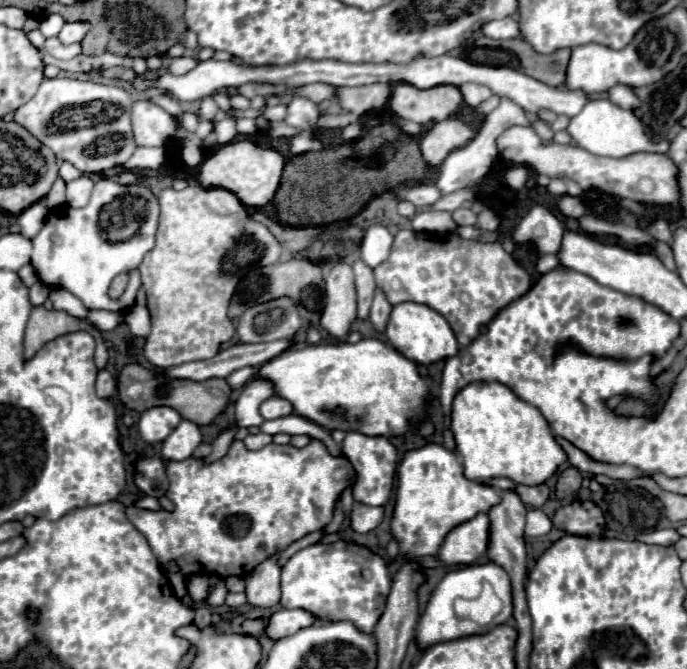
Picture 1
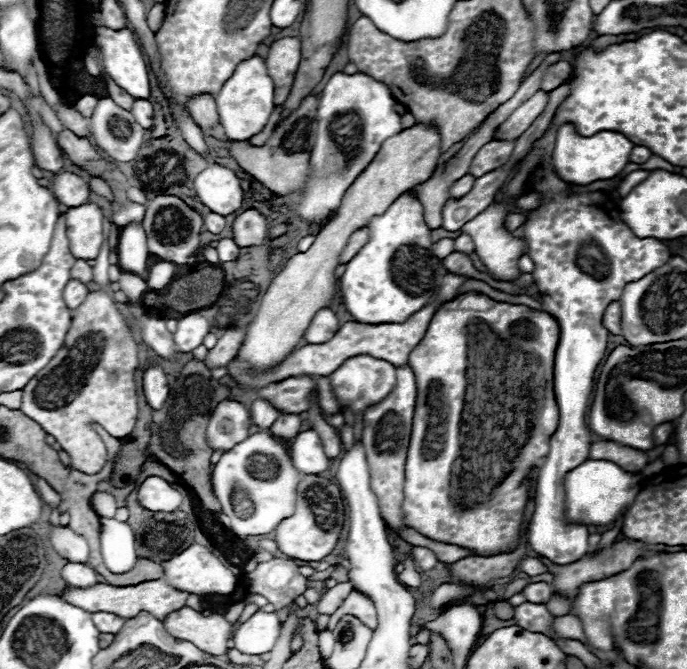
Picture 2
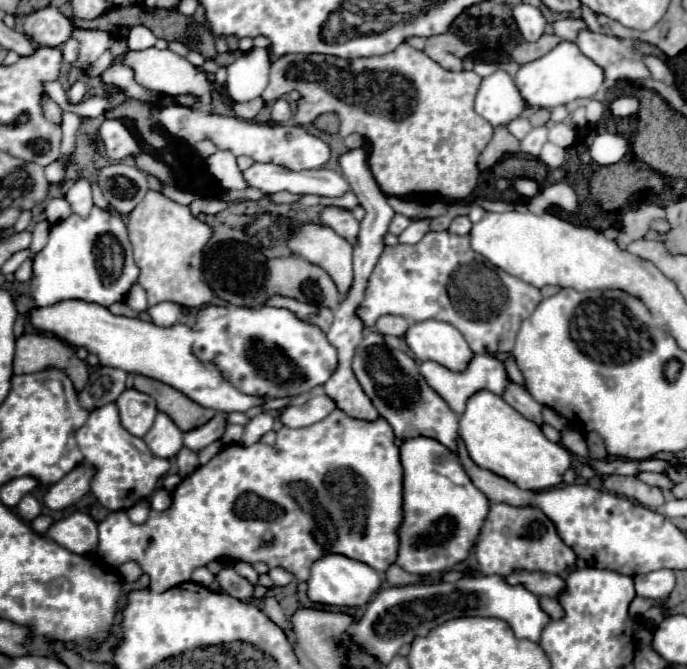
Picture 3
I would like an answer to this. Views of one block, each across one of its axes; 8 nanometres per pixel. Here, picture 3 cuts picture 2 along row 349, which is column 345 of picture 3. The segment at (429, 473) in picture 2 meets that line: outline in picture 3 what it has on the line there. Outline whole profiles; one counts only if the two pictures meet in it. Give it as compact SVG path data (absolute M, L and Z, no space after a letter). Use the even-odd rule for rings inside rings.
M332 410L322 422L316 422L314 426L306 426L306 428L286 428L282 426L278 430L278 438L274 446L268 444L252 444L252 446L226 446L218 456L214 456L208 464L200 466L198 470L194 470L190 476L186 476L182 480L182 484L174 490L172 494L172 506L164 512L156 512L150 510L150 518L146 520L146 526L140 524L132 524L130 518L126 516L124 510L116 510L110 512L100 524L98 524L98 534L100 534L100 542L98 542L98 556L108 562L110 566L122 566L126 562L136 562L144 574L150 576L150 584L146 586L148 590L154 592L166 592L174 586L180 586L184 582L190 582L190 574L194 572L194 568L198 566L206 566L218 558L228 558L232 562L266 562L270 568L274 566L282 566L290 572L296 574L298 580L308 580L310 576L310 566L326 556L326 554L342 554L348 556L352 560L364 562L368 566L372 566L378 572L386 572L390 564L396 562L398 556L398 526L402 526L402 466L400 466L400 458L398 458L398 446L394 444L394 432L390 430L390 424L382 418L378 418L376 422L366 422L366 420L356 420L346 416L342 410Z

